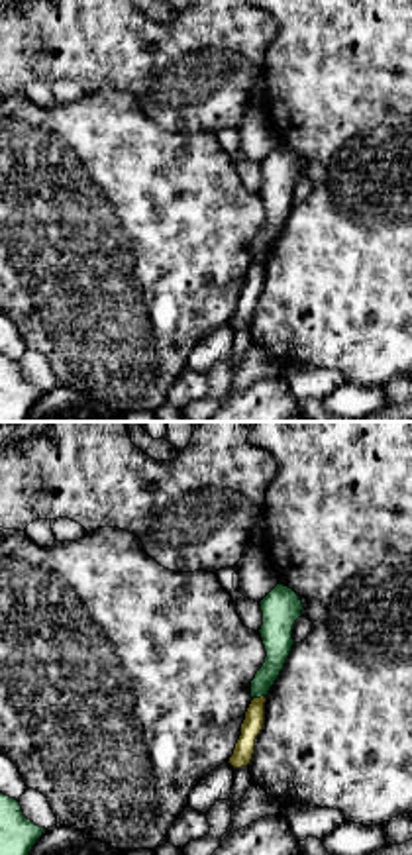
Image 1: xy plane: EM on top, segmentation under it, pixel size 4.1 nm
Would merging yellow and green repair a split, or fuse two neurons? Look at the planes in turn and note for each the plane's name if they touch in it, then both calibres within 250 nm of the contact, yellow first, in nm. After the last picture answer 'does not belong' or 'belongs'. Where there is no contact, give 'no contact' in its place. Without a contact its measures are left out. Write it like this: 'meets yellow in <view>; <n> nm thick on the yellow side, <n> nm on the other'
meets yellow in xy; 90 nm thick on the yellow side, 130 nm on the other

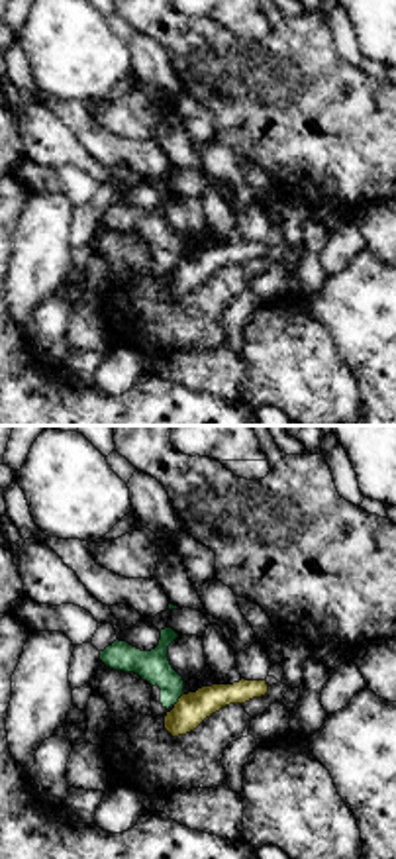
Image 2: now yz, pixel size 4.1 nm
meets yellow in yz; 140 nm thick on the yellow side, 130 nm on the other

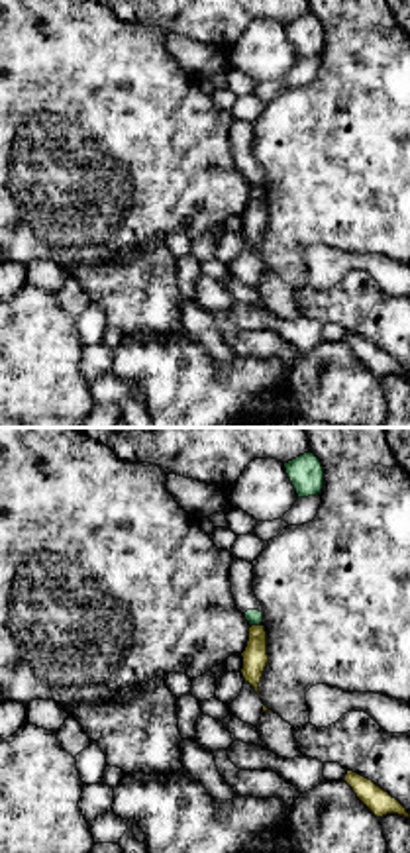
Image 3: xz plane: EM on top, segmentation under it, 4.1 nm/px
meets yellow in xz; 100 nm thick on the yellow side, 60 nm on the other

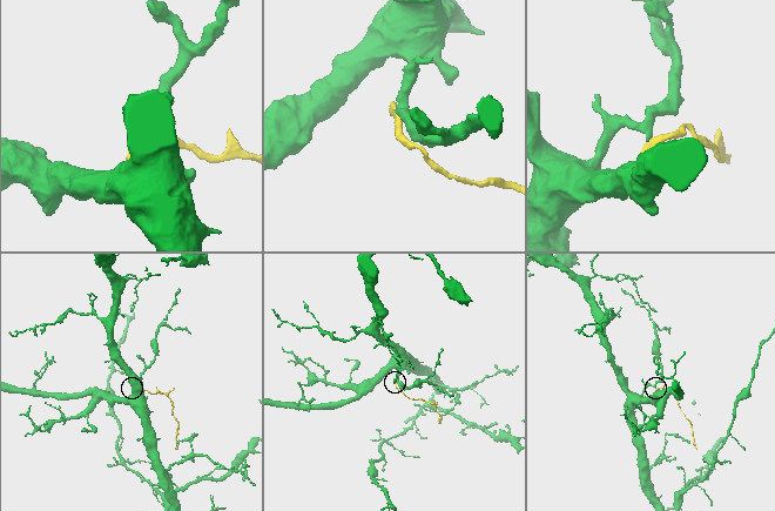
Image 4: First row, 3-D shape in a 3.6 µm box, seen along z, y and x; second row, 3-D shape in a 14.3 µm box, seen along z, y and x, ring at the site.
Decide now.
does not belong

